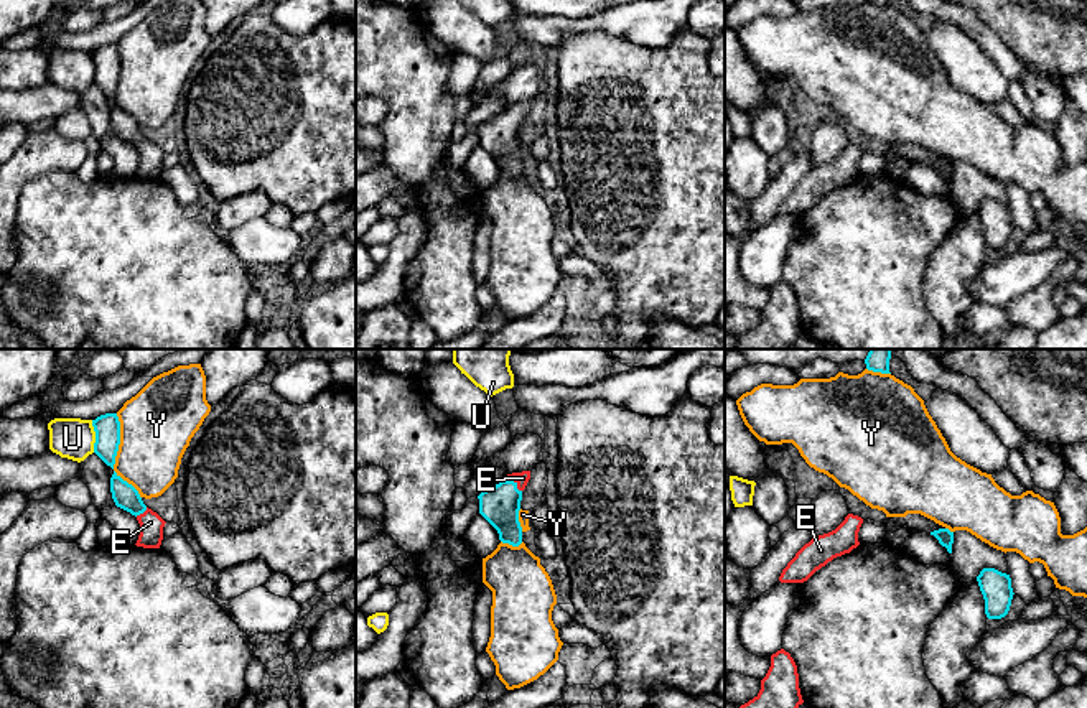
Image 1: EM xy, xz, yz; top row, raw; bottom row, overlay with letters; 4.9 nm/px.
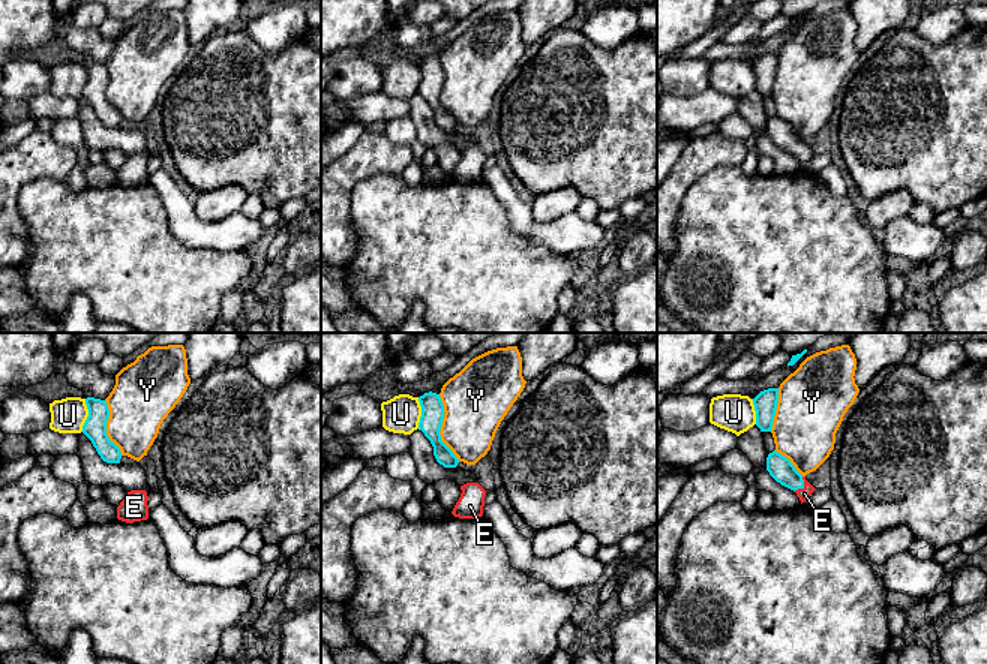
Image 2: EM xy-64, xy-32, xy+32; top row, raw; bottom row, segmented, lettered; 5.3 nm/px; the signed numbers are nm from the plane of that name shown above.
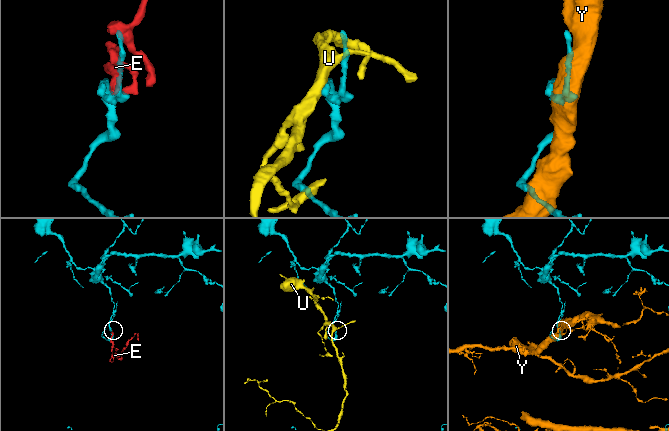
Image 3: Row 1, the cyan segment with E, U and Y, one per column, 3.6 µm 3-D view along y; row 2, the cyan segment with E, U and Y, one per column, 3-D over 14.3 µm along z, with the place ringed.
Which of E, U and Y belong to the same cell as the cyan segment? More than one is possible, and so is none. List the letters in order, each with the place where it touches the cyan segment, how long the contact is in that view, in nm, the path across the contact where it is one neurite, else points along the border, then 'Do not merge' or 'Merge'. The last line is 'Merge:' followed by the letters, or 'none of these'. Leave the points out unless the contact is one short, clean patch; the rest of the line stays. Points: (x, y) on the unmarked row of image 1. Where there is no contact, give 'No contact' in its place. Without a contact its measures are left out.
E: Touches cyan at xz (514, 114). Shared border 110 nm. Path across: xz (499, 135), (514, 114), (522, 109). Merge
U: Touches cyan at xy (96, 68). Shared border 160 nm. Boundary: xy (91, 51), (94, 83). Do not merge
Y: Touches cyan at xy (116, 86). Shared border 440 nm. Do not merge
Merge: E

